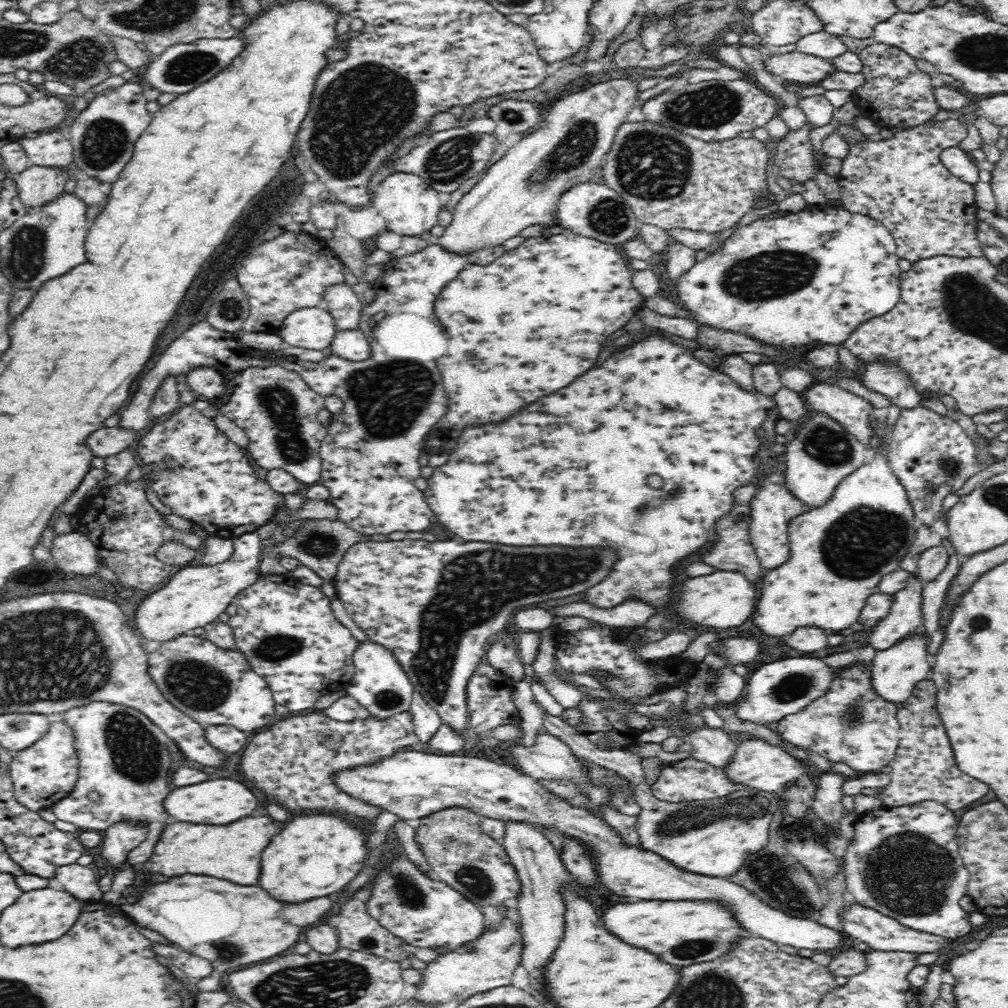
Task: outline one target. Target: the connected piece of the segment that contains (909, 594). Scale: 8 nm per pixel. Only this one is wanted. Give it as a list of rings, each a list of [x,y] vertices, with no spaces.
[[[909,573],[904,586],[892,595],[889,614],[880,620],[869,638],[869,644],[877,651],[886,650],[892,644],[911,634],[922,624],[923,580],[917,573]]]

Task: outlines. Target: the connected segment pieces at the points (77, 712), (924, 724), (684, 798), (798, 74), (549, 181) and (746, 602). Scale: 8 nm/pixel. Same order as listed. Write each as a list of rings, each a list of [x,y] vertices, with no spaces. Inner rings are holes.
[[[96,700],[82,706],[72,706],[57,715],[74,731],[74,749],[79,759],[78,780],[71,793],[52,804],[50,809],[58,820],[71,822],[84,830],[106,830],[116,820],[172,820],[162,806],[166,794],[170,792],[170,752],[168,737],[145,714],[124,704],[112,704]],[[90,794],[98,794],[98,802]]]
[[[927,678],[916,683],[912,696],[899,704],[897,720],[901,724],[902,737],[889,765],[892,768],[888,773],[890,782],[882,787],[878,797],[882,804],[897,807],[936,800],[955,811],[988,794],[988,784],[958,770],[949,736],[937,711],[934,681]]]
[[[692,758],[685,759],[660,770],[657,780],[650,786],[652,795],[667,803],[693,803],[728,796],[731,792],[743,790],[742,784],[728,781],[722,768]]]
[[[796,50],[765,58],[766,69],[788,83],[809,86],[818,85],[824,78],[836,74],[838,69],[831,60],[804,54]]]
[[[620,78],[590,84],[580,92],[574,92],[564,100],[556,102],[552,108],[545,108],[546,115],[543,115],[542,126],[509,148],[500,160],[497,159],[490,166],[488,172],[481,176],[472,189],[462,196],[452,212],[451,223],[436,242],[448,252],[464,254],[474,250],[481,251],[484,246],[502,245],[508,238],[518,236],[524,228],[532,224],[552,224],[552,212],[557,210],[556,202],[560,194],[564,194],[574,184],[588,182],[592,178],[592,170],[602,166],[602,160],[612,150],[618,127],[628,121],[628,113],[638,107],[639,82],[637,78],[634,80],[636,82],[632,82],[632,78]]]
[[[712,572],[708,576],[696,576],[696,578],[688,578],[682,582],[682,586],[678,588],[678,596],[682,596],[682,606],[674,606],[672,614],[677,614],[678,618],[688,628],[696,628],[703,626],[709,630],[726,630],[740,627],[744,624],[750,616],[755,613],[756,601],[756,588],[754,584],[750,583],[742,573],[738,572]]]

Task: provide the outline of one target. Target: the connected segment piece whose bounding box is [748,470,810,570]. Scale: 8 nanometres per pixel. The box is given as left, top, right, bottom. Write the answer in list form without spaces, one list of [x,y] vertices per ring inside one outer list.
[[[785,470],[772,472],[762,476],[758,485],[758,493],[751,501],[751,522],[748,526],[748,539],[754,548],[760,564],[765,570],[778,568],[790,557],[788,524],[791,519],[810,510],[798,497],[790,493],[786,485]]]

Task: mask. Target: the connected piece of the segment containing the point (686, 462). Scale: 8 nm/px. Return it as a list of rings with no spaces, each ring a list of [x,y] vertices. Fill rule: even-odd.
[[[652,334],[648,338],[644,338],[622,352],[614,350],[610,357],[599,367],[594,366],[592,369],[588,370],[588,372],[581,374],[578,378],[576,378],[576,380],[573,380],[572,384],[568,384],[568,386],[560,388],[560,390],[556,390],[556,392],[552,392],[552,394],[548,394],[548,396],[542,396],[538,400],[534,400],[534,402],[527,403],[524,408],[520,408],[518,412],[514,412],[514,414],[506,416],[506,418],[504,418],[504,420],[500,420],[500,422],[468,424],[466,428],[462,428],[459,432],[459,440],[456,443],[454,452],[451,453],[445,464],[433,468],[432,475],[427,479],[428,488],[423,492],[426,496],[426,501],[428,502],[430,509],[434,512],[437,524],[447,528],[450,530],[451,534],[456,534],[456,536],[460,536],[460,538],[465,541],[479,541],[484,543],[498,542],[498,544],[508,544],[508,546],[534,546],[534,544],[542,544],[542,546],[546,546],[546,544],[548,544],[548,546],[550,546],[550,544],[558,544],[558,546],[566,547],[582,546],[608,547],[610,549],[616,548],[616,550],[618,550],[618,562],[614,563],[614,568],[611,568],[608,576],[604,580],[601,580],[600,584],[595,584],[594,586],[586,589],[586,600],[588,600],[590,604],[598,606],[598,608],[614,608],[614,606],[622,604],[622,602],[624,602],[624,600],[628,600],[628,598],[636,598],[636,600],[646,602],[646,604],[650,604],[650,606],[664,608],[664,606],[668,606],[668,604],[674,600],[674,592],[670,592],[670,590],[674,588],[674,576],[672,576],[672,574],[676,572],[676,566],[682,562],[682,560],[678,560],[678,558],[686,558],[686,556],[690,556],[690,554],[694,554],[694,552],[698,552],[698,550],[704,550],[704,548],[708,546],[706,542],[716,542],[714,522],[716,522],[718,518],[725,516],[728,512],[731,512],[734,504],[733,492],[740,489],[741,486],[744,486],[745,484],[751,484],[754,479],[754,474],[758,472],[758,470],[756,470],[756,464],[754,463],[754,454],[756,454],[758,449],[761,448],[762,443],[760,442],[760,439],[758,439],[756,430],[758,430],[758,428],[762,428],[762,422],[768,418],[768,414],[770,414],[770,412],[779,414],[778,407],[776,407],[776,401],[774,401],[773,397],[766,396],[764,393],[758,392],[758,390],[756,390],[755,393],[750,393],[750,391],[740,389],[740,387],[738,387],[738,385],[736,385],[736,383],[734,383],[728,375],[720,373],[717,369],[711,369],[703,363],[696,361],[696,359],[692,357],[688,348],[683,348],[682,346],[672,343],[667,336],[662,337]],[[650,474],[656,474],[656,476],[664,478],[664,488],[660,488],[660,490],[650,488],[650,486],[646,484],[646,478],[648,478]]]

